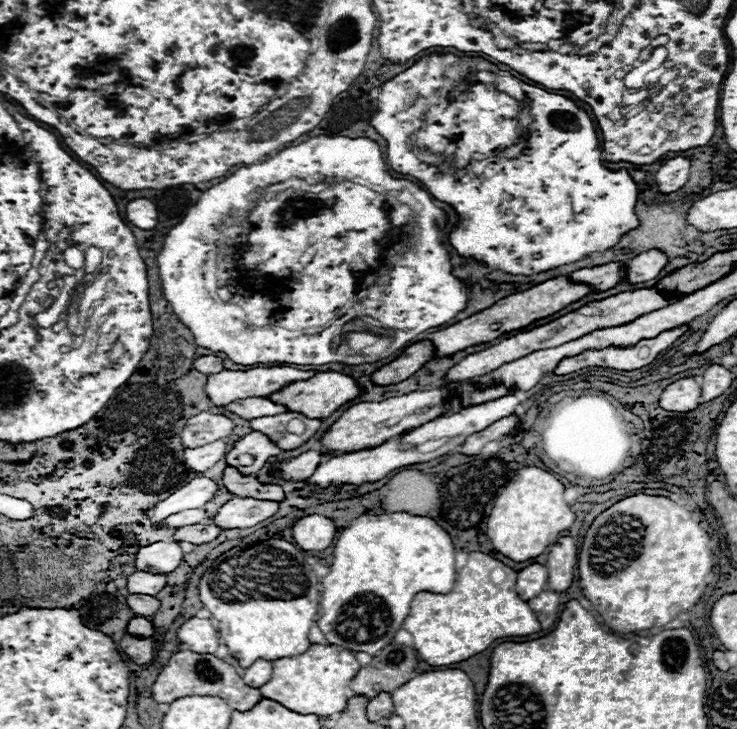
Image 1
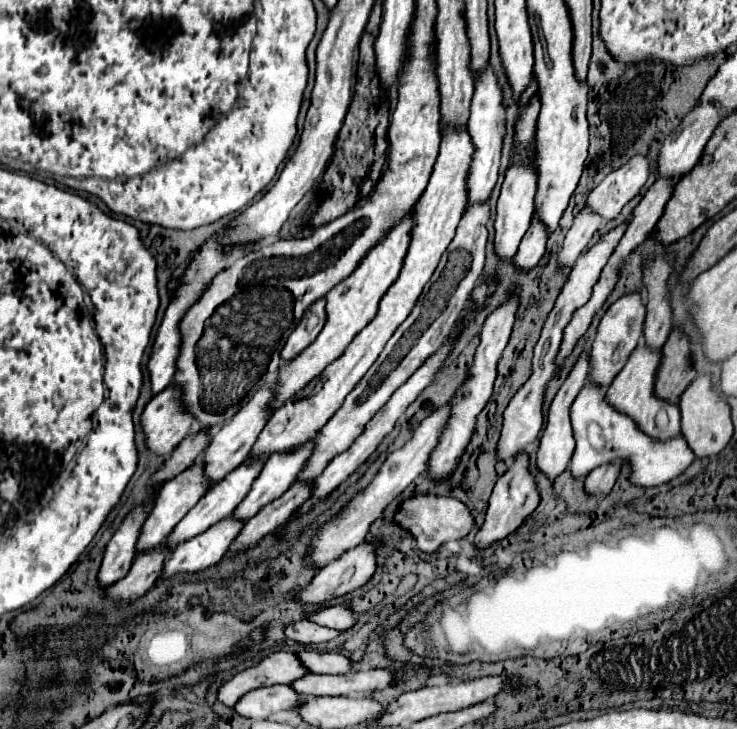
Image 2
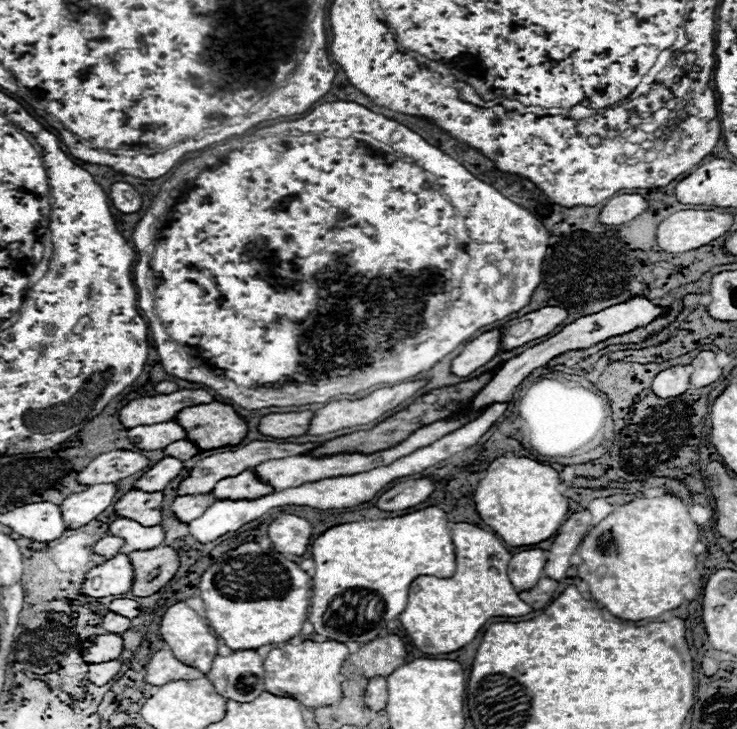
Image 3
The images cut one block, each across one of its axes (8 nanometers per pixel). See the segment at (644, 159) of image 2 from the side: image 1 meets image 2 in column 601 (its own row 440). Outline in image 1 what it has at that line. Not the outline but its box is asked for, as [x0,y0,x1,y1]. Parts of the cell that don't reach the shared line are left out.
[180,412,234,448]

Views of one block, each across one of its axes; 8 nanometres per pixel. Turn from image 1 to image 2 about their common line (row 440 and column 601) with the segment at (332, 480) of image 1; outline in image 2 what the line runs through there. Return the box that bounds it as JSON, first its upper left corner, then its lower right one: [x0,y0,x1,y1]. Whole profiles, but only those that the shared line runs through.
[570,382,696,486]

